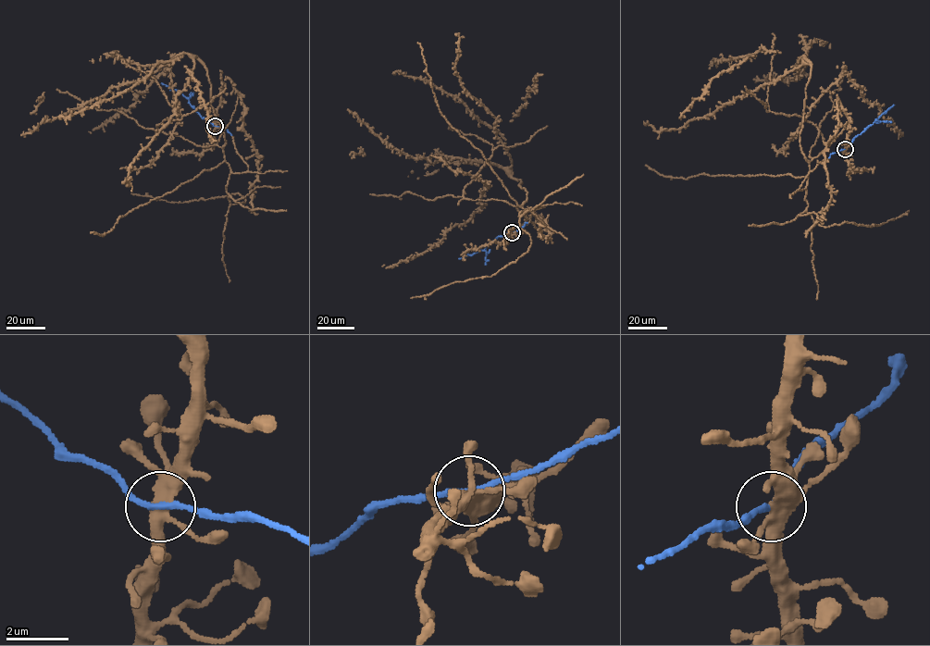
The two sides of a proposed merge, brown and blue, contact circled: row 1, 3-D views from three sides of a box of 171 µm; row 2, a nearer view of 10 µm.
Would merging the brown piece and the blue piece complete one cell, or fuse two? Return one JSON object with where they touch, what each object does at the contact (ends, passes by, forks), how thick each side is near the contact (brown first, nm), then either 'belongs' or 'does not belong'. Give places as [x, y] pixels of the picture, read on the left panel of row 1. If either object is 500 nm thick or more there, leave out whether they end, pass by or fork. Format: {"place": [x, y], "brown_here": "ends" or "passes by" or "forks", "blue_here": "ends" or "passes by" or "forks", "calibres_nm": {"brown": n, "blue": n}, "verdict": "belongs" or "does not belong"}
{"place": [215, 126], "brown_here": "forks", "blue_here": "passes by", "calibres_nm": {"brown": 400, "blue": 180}, "verdict": "belongs"}

